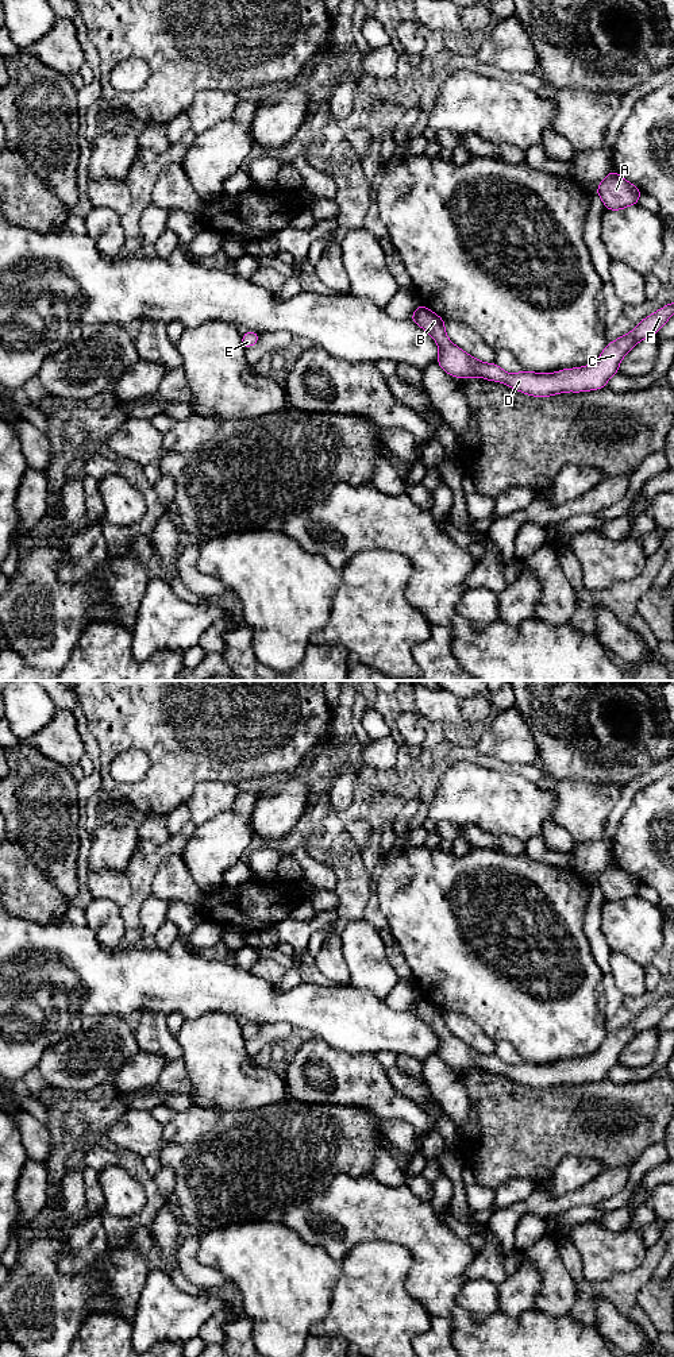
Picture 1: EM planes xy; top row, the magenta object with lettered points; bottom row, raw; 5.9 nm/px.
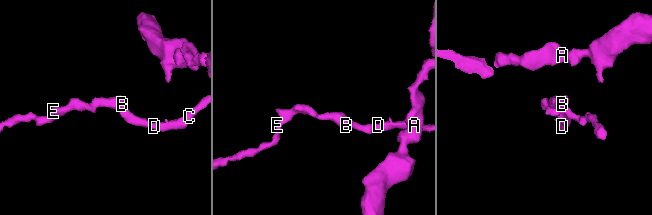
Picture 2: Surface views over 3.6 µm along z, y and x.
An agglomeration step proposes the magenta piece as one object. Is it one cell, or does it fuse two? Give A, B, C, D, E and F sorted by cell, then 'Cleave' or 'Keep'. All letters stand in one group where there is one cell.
Groups: A B C D E F. Keep

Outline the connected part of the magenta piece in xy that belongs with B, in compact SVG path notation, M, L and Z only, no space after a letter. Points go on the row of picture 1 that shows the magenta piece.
M674 302L642 320L632 332L611 342L598 359L585 367L563 369L556 373L539 374L523 370L508 374L496 363L484 363L452 344L444 331L444 320L423 304L411 320L425 329L439 344L438 365L452 377L482 377L489 381L507 383L509 388L535 397L548 397L563 392L586 392L602 389L608 379L619 373L619 365L625 354L640 340L659 332L662 325L674 315Z

